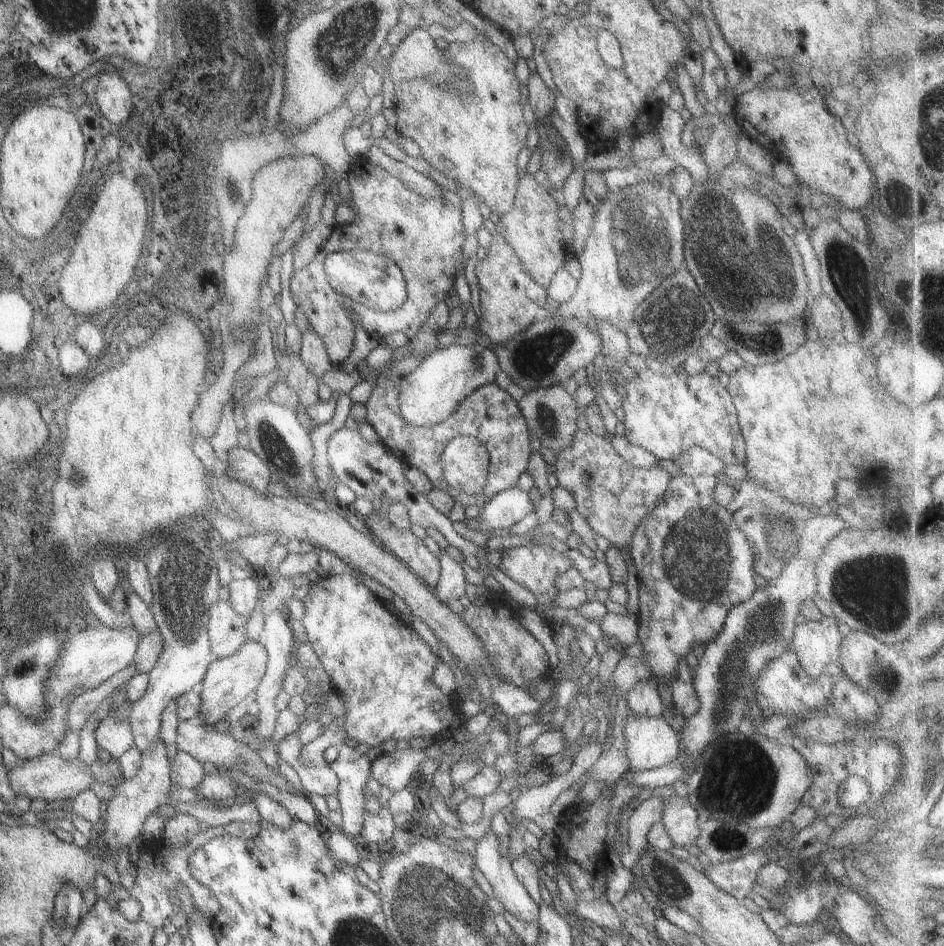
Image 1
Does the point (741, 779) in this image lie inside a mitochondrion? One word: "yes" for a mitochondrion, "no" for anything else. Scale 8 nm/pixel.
yes

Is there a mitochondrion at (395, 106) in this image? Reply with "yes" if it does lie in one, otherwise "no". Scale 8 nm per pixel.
no

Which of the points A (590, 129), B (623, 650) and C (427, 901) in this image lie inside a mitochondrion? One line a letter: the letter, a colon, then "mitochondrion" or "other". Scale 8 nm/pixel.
A: other
B: other
C: mitochondrion

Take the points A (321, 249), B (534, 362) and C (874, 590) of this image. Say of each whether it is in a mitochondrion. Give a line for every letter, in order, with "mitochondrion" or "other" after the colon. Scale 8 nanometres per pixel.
A: other
B: mitochondrion
C: mitochondrion

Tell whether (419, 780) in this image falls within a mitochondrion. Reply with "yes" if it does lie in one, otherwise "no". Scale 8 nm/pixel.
no

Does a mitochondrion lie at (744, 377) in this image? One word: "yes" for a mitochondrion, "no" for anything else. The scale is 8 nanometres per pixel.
no

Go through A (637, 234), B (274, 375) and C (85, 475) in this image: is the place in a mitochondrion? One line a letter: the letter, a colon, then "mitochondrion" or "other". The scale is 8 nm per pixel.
A: mitochondrion
B: other
C: mitochondrion

